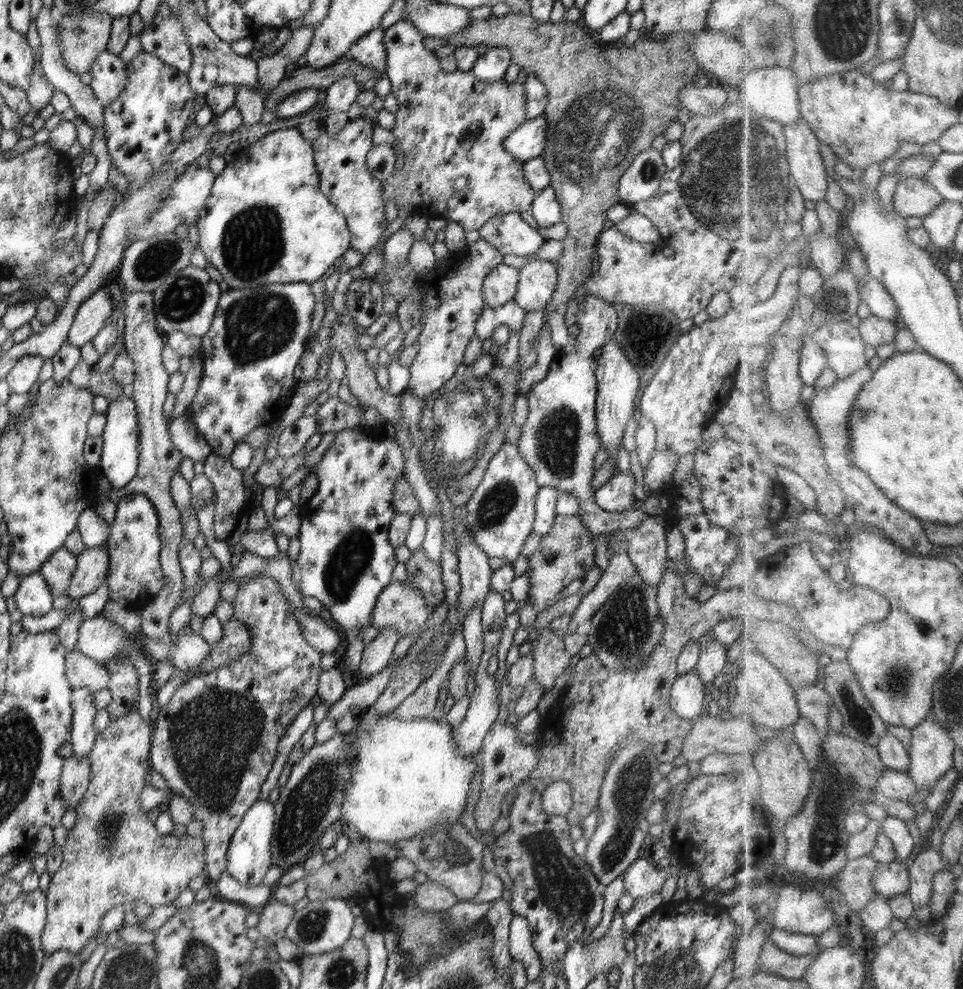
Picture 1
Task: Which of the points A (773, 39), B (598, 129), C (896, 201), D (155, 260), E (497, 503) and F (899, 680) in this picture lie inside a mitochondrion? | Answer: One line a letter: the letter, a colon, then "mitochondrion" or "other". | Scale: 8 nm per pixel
A: mitochondrion
B: mitochondrion
C: other
D: mitochondrion
E: mitochondrion
F: mitochondrion

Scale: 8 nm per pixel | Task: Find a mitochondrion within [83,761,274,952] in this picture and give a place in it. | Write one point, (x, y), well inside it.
(109, 826)

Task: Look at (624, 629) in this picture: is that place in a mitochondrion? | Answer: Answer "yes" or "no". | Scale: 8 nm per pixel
yes

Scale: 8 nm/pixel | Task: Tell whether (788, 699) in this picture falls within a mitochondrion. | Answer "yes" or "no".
no

